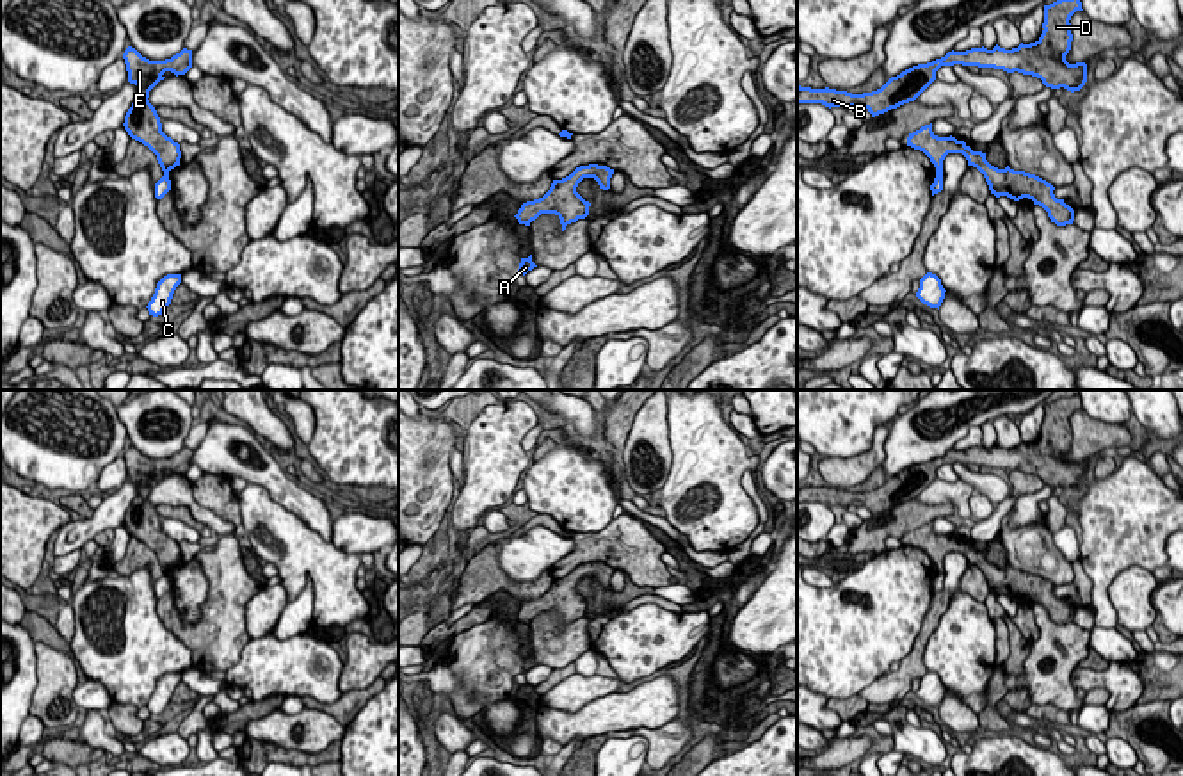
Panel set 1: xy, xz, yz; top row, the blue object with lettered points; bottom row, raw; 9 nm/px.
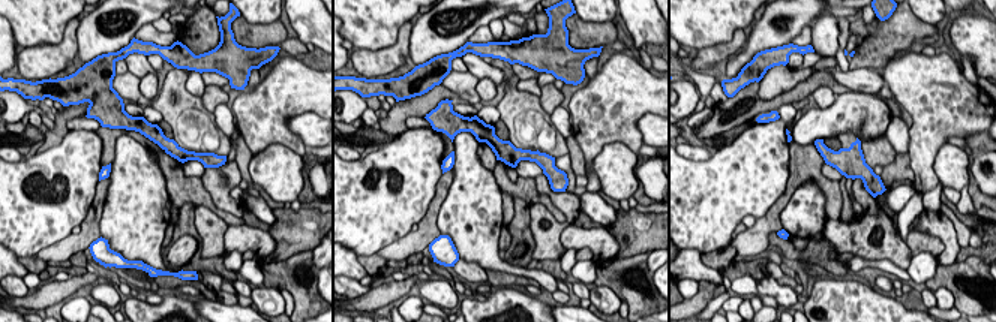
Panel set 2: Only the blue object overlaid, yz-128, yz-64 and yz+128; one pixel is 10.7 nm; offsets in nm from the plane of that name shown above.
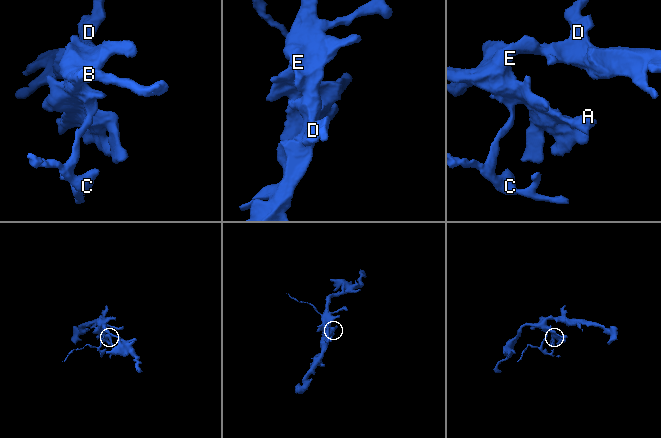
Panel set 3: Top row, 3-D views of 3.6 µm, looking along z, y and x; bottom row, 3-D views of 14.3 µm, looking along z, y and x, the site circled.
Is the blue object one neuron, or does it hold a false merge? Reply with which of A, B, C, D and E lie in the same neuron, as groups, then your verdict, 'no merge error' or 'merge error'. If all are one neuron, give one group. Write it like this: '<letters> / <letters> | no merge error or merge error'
A B D E / C | merge error

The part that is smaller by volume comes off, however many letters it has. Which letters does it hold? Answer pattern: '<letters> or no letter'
C

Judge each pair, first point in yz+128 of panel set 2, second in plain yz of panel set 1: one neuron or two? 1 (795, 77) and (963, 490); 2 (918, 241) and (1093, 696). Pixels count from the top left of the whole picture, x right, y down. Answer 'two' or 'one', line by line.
1: one
2: one

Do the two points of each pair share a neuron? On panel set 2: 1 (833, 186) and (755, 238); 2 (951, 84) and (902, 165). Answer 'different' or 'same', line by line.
1: same
2: different

